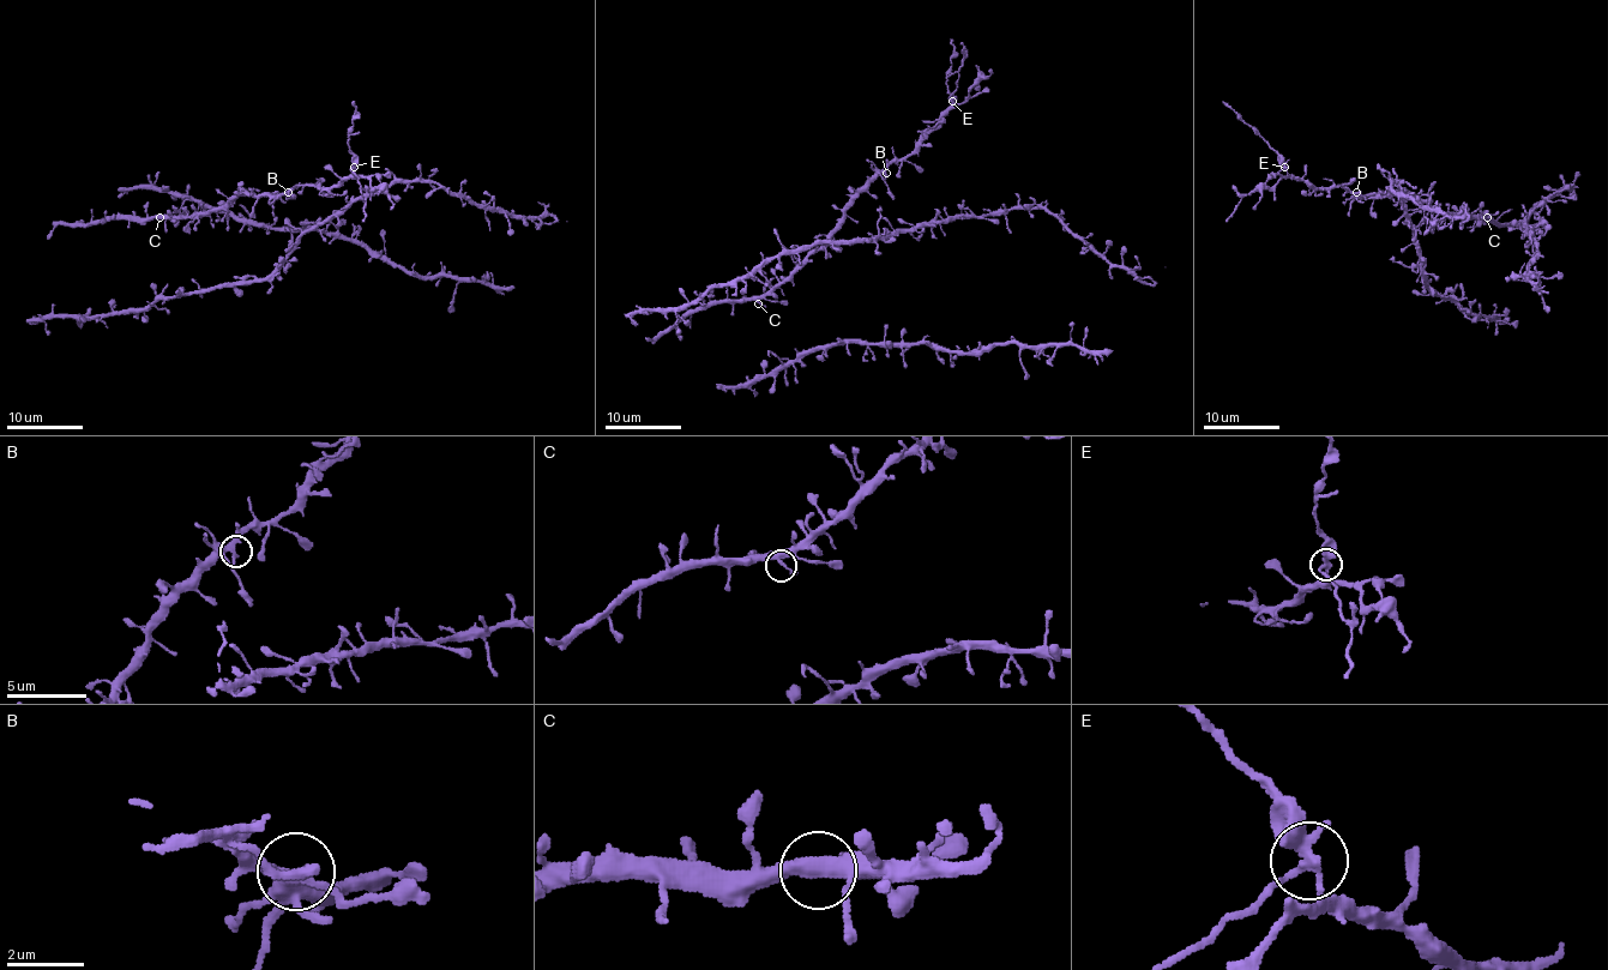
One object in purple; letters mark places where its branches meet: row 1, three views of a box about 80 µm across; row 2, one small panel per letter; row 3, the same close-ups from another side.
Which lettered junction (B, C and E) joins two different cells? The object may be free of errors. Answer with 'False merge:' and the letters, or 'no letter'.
False merge: E

